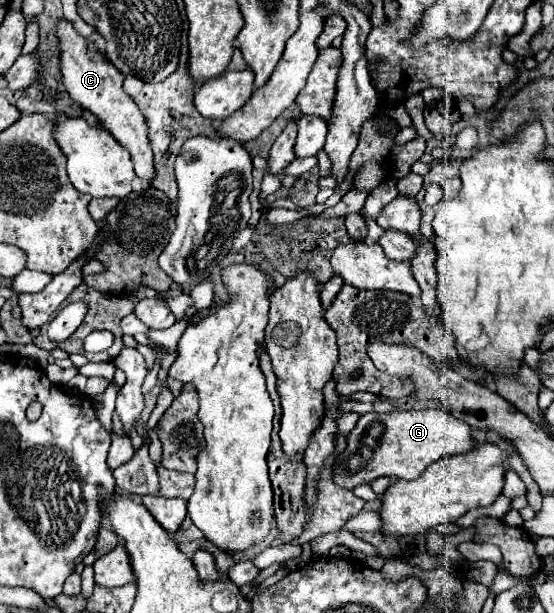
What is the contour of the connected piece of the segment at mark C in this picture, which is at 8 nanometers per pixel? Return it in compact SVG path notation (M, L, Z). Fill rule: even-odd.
M62 21L58 25L58 39L60 39L60 71L64 77L64 87L70 93L70 97L80 103L84 109L88 109L92 115L100 119L100 123L114 135L116 141L122 143L132 155L134 171L138 177L150 181L154 177L154 165L152 165L152 149L146 137L146 121L140 113L138 105L130 99L130 95L122 89L122 73L102 55L94 49L94 43L80 37L68 21Z

